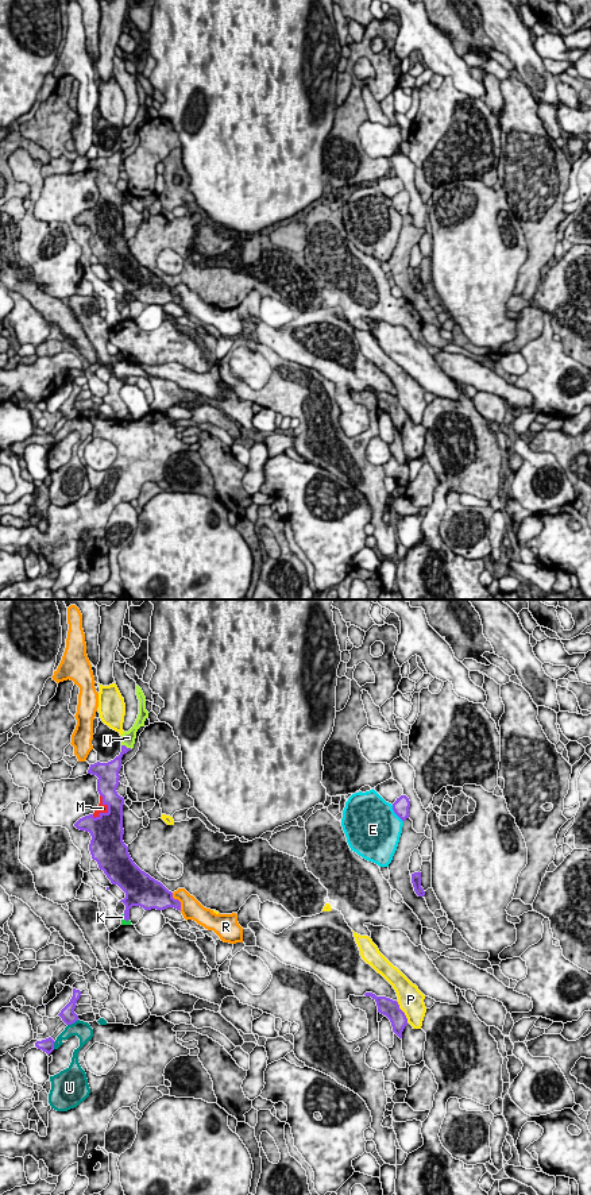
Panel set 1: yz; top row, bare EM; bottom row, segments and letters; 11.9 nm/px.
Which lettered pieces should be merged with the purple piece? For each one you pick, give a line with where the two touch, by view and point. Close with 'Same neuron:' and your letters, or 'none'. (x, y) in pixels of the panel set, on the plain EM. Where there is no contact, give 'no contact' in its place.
K: meets purple in yz at (124, 313)
M: meets purple in yz at (108, 204)
V: meets purple in yz at (126, 142)
Same neuron: K, M, V

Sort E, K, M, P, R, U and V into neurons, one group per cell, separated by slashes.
E / K M V / P / R / U

